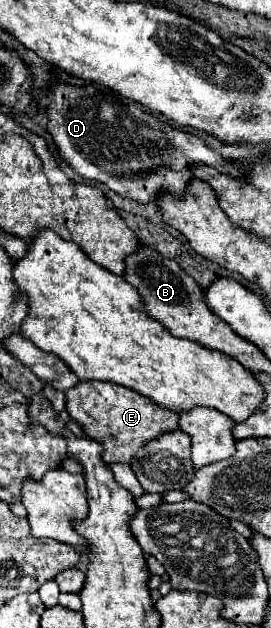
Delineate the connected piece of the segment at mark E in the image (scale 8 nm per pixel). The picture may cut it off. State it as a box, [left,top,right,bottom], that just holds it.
[66,381,178,465]

